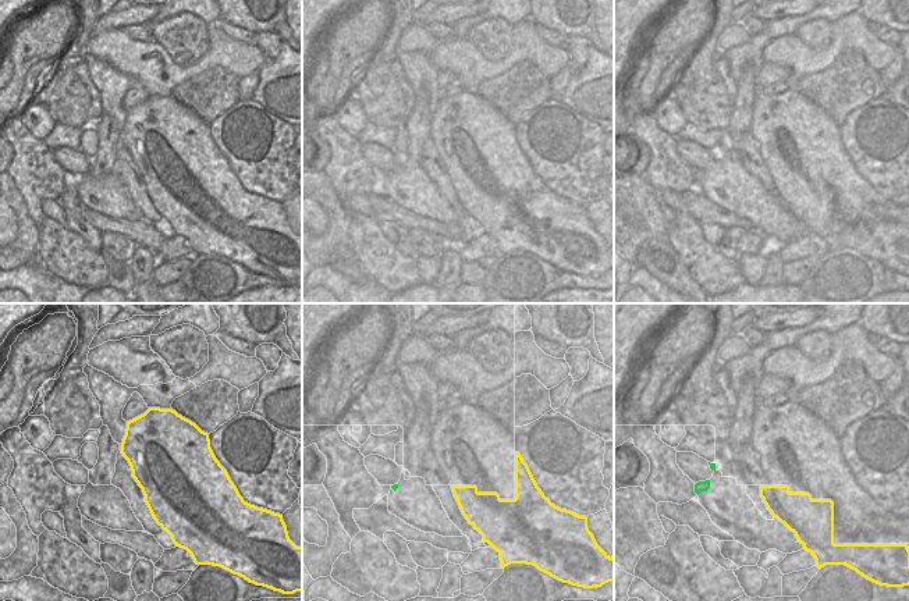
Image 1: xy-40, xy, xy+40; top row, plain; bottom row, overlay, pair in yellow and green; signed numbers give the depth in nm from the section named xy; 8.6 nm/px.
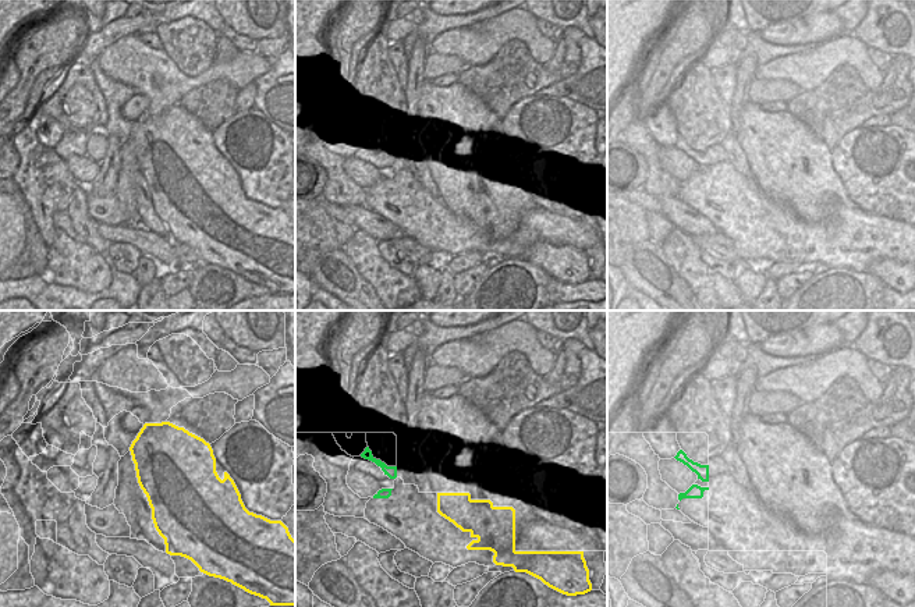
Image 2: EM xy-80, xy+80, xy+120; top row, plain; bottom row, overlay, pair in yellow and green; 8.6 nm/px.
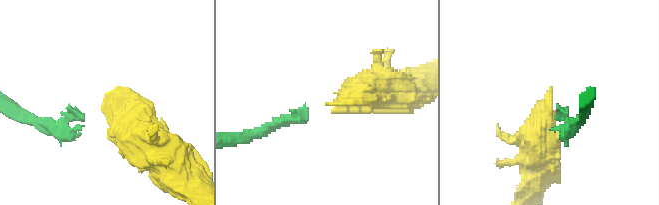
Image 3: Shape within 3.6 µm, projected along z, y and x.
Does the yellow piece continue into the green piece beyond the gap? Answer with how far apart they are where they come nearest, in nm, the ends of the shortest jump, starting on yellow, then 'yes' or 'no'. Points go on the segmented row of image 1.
420 nm apart; from yellow across xy+40 (760, 486), (714, 469); no

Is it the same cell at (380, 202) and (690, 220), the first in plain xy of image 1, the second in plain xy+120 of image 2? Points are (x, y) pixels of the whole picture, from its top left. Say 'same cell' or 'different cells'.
same cell

